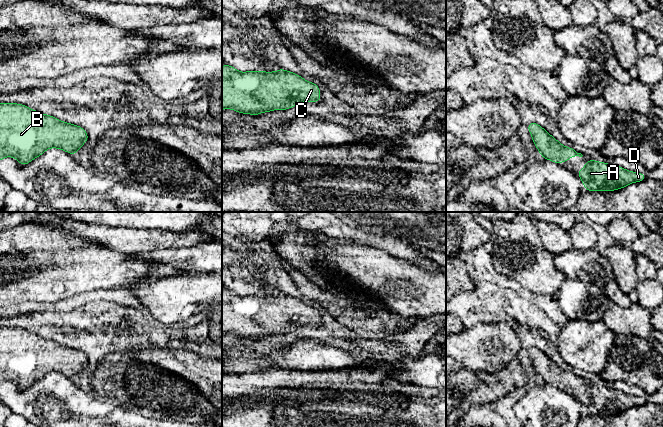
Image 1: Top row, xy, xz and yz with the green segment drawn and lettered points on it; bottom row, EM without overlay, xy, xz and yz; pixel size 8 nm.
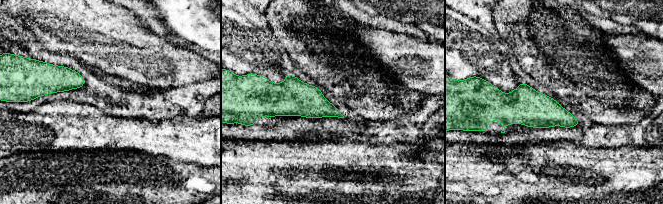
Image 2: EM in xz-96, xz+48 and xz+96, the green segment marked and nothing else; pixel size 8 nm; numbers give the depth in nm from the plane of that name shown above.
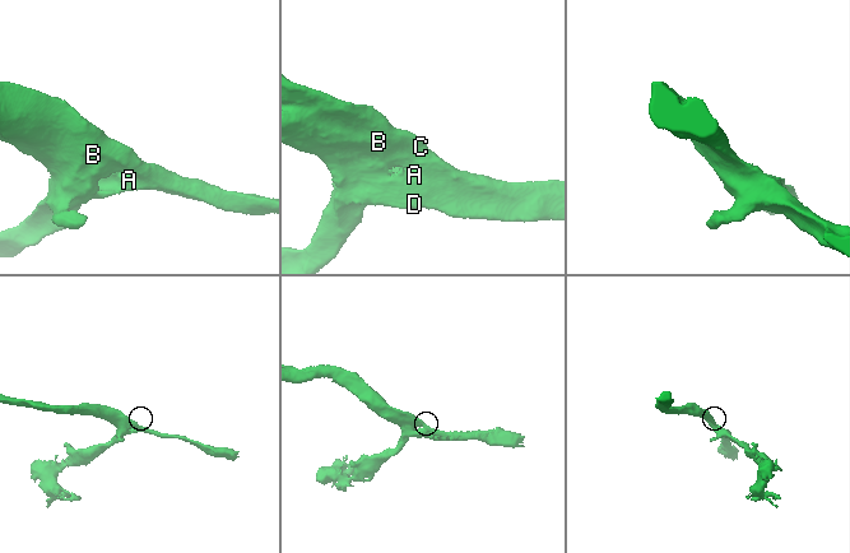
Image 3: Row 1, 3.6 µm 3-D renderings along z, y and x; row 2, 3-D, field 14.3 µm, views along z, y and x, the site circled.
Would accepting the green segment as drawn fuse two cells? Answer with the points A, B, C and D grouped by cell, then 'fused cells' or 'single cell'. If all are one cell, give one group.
A B C D; single cell

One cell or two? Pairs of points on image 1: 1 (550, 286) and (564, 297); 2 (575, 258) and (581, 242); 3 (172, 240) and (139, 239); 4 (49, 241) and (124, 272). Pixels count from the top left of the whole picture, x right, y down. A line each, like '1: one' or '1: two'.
1: two
2: two
3: one
4: one

